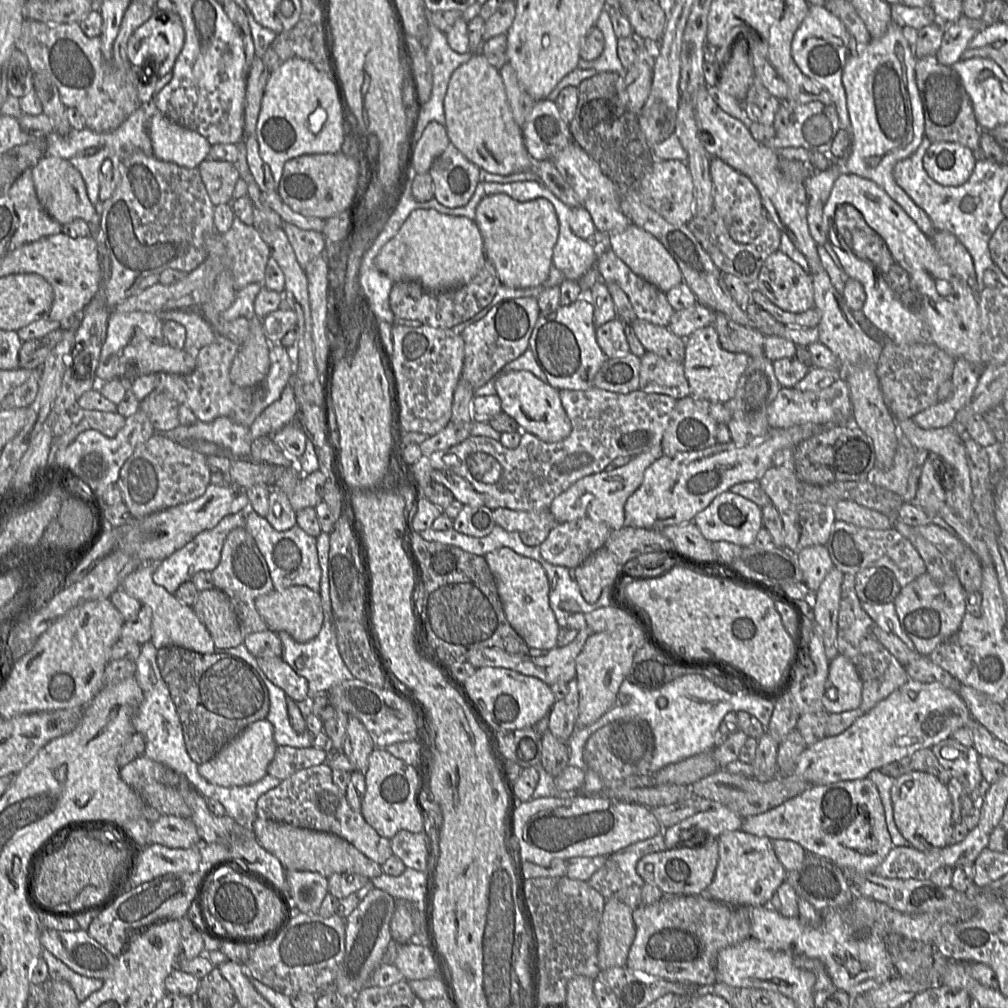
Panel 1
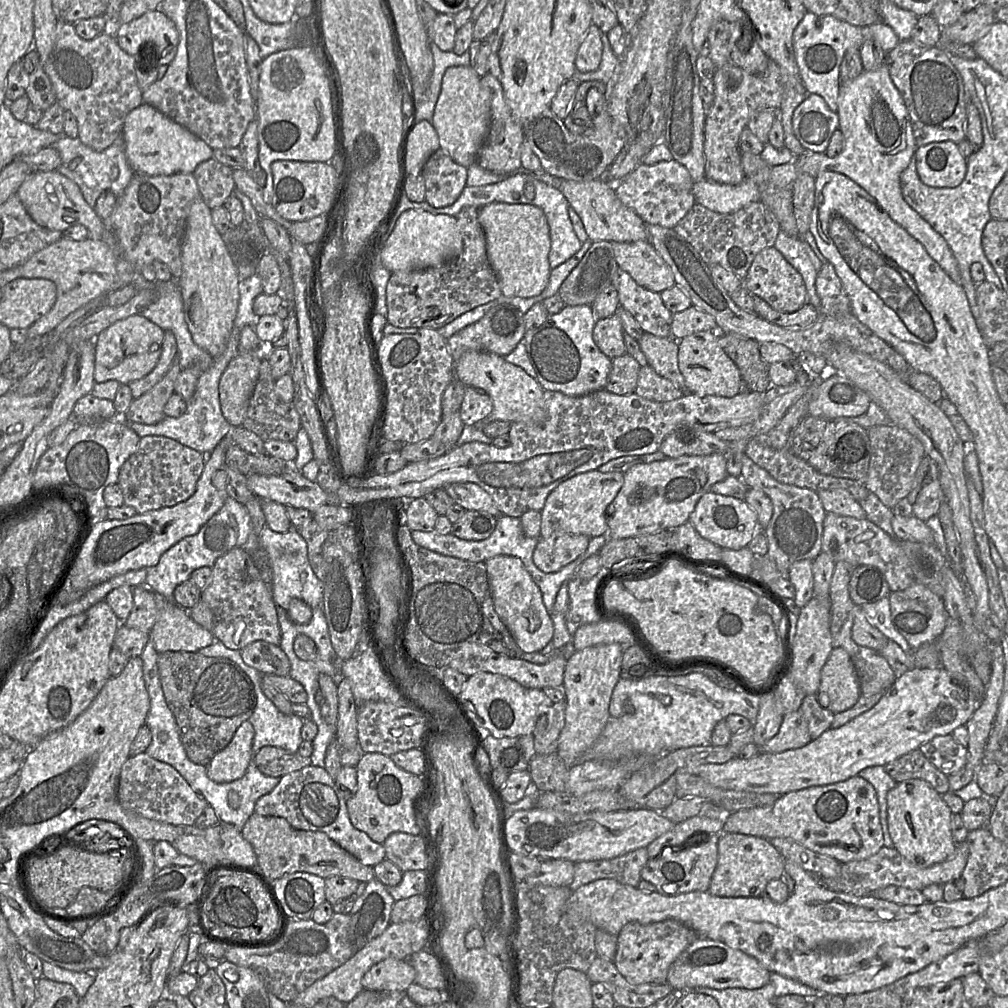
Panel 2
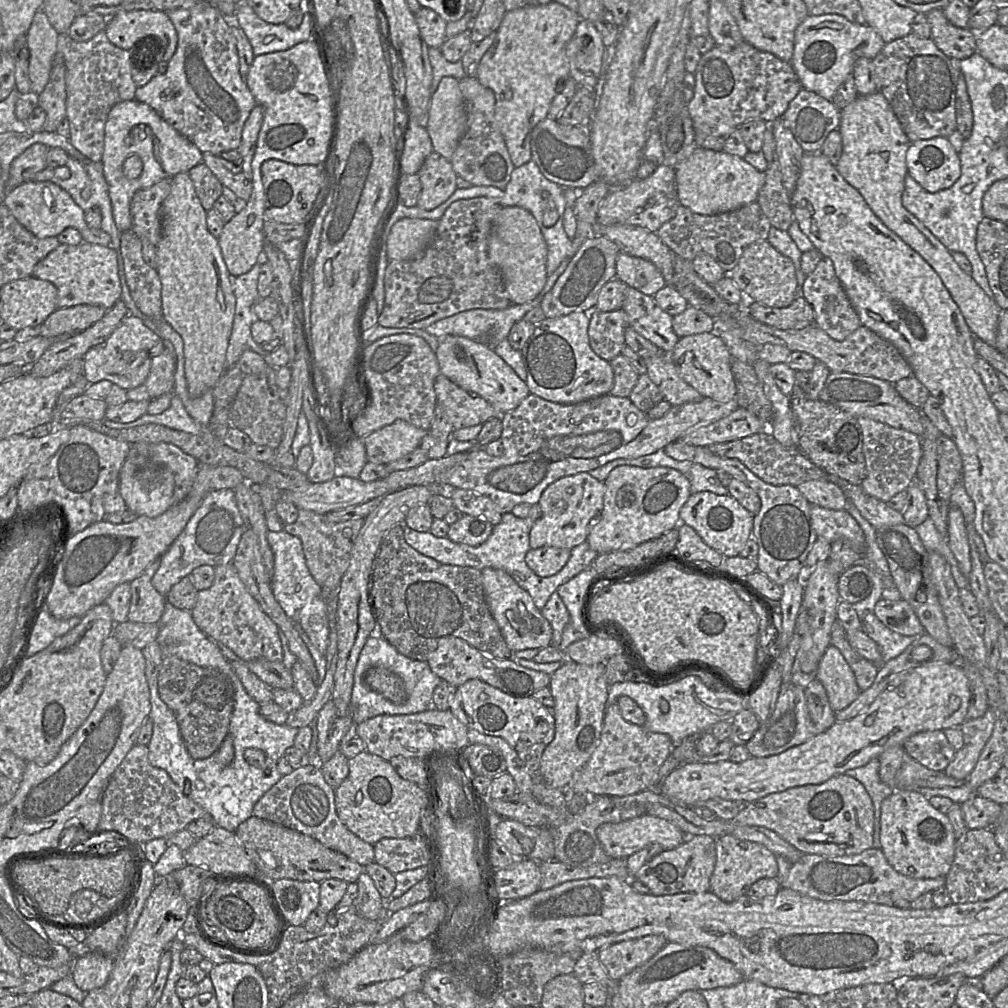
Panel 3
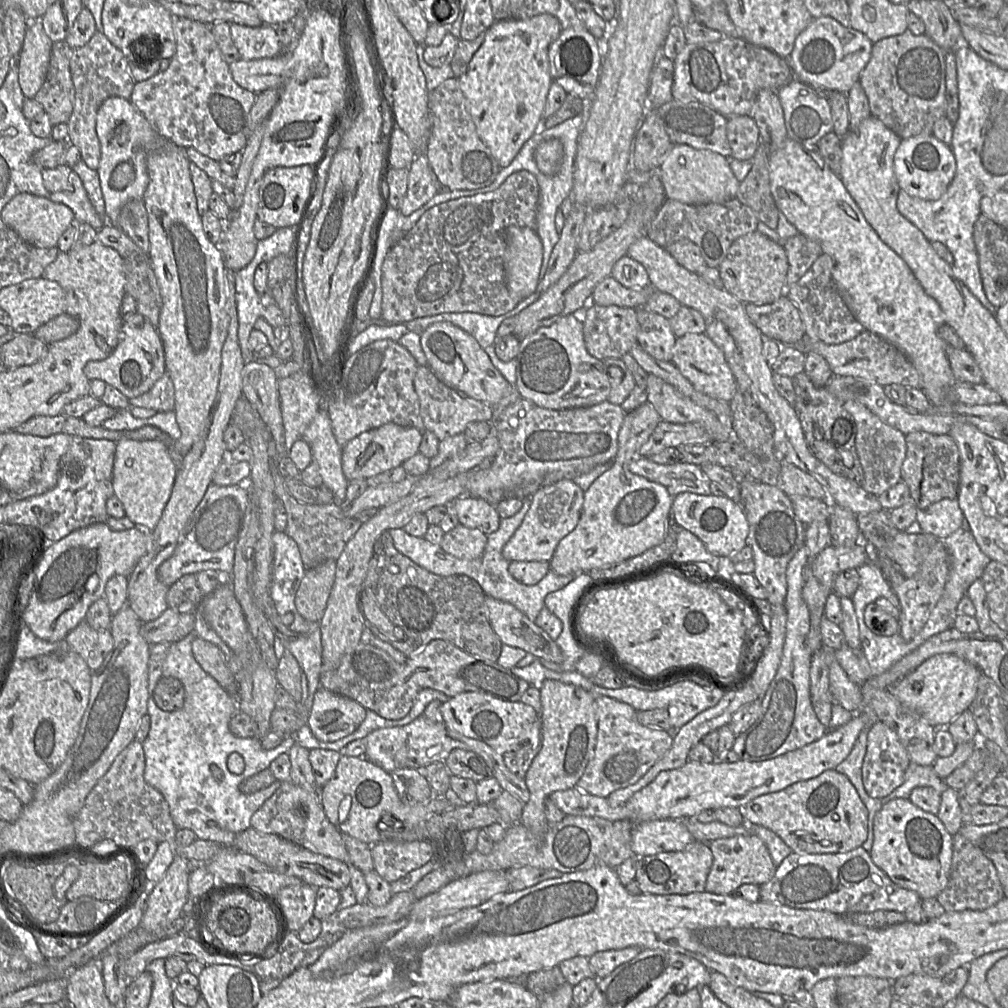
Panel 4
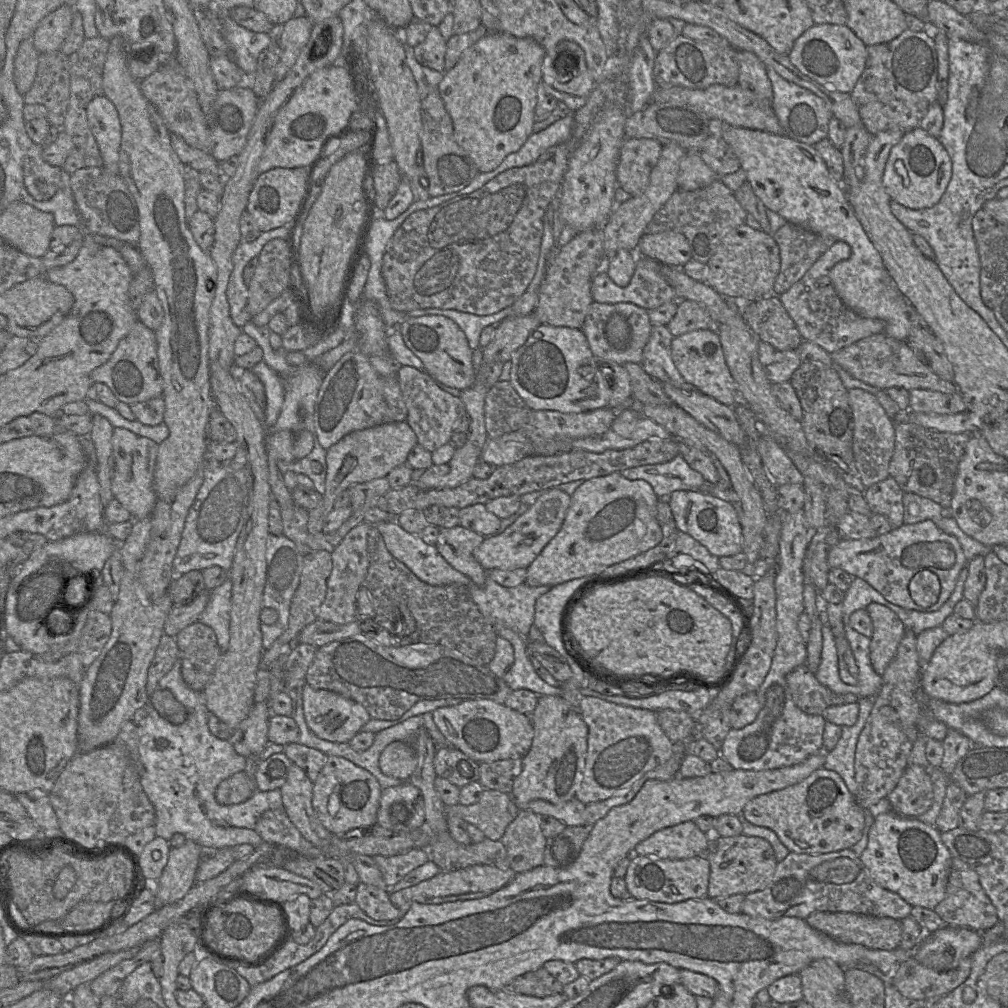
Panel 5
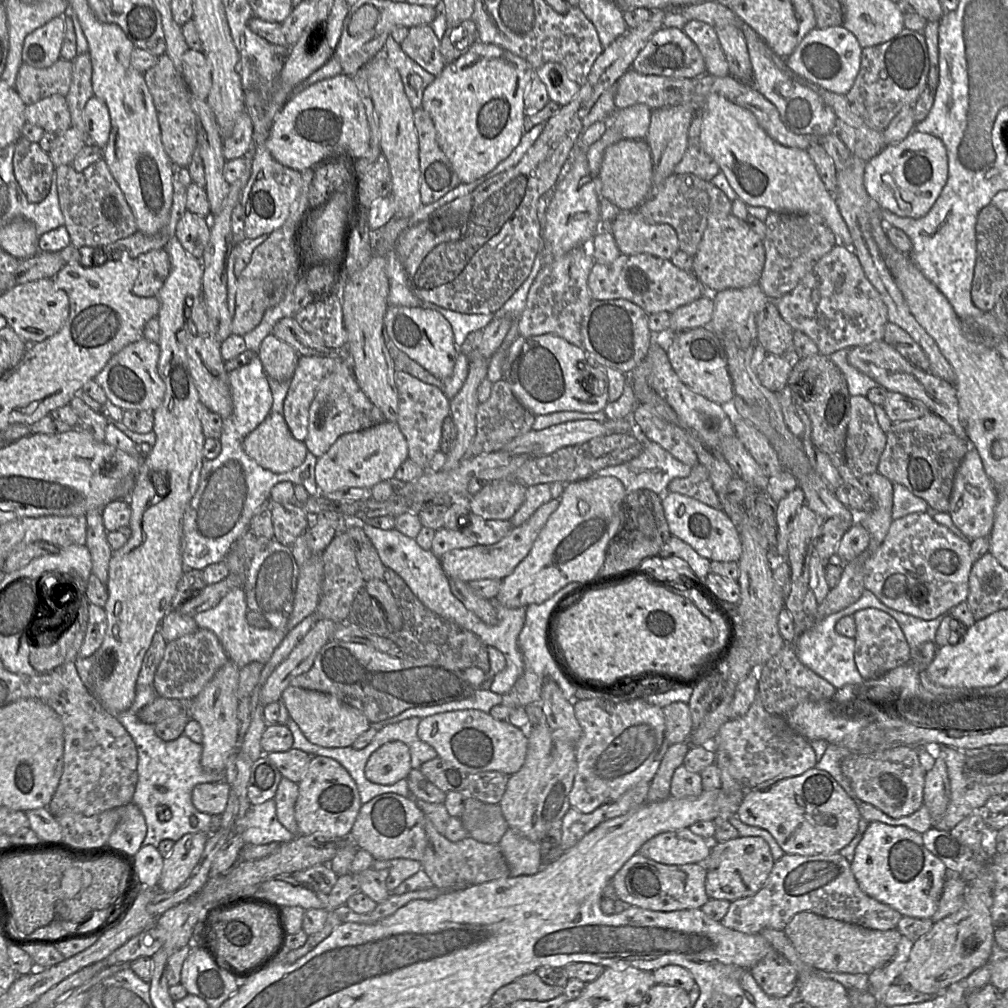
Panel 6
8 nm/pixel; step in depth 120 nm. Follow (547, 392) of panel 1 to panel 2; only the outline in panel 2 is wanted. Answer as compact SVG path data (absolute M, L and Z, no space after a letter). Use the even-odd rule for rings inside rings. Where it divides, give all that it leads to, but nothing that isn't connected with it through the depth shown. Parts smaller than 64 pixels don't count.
M465 351L454 361L454 377L467 387L482 389L492 399L492 413L472 425L475 428L483 430L493 421L542 424L547 417L543 396L545 390L523 369L505 361L504 357L488 352Z

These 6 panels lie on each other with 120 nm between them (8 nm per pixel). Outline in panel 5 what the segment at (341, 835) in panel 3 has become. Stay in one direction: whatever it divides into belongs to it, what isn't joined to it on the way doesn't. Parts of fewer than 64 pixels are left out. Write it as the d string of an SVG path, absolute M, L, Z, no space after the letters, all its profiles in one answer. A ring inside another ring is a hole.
M283 808L265 811L257 820L254 831L264 842L285 846L299 855L323 856L320 848L301 835Z

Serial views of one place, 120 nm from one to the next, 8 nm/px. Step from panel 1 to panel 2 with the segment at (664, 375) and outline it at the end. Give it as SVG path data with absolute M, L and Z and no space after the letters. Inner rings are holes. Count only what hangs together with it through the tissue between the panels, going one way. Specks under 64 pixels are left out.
M646 365L639 370L634 393L647 400L667 402L682 397L685 391L678 389L671 381L661 377L651 366Z

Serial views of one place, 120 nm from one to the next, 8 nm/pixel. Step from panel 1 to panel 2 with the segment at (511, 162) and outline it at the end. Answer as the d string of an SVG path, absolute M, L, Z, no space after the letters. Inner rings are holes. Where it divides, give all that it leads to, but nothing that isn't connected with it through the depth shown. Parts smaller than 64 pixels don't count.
M471 66L449 67L431 120L439 136L440 149L458 164L469 167L476 163L491 124L491 92Z

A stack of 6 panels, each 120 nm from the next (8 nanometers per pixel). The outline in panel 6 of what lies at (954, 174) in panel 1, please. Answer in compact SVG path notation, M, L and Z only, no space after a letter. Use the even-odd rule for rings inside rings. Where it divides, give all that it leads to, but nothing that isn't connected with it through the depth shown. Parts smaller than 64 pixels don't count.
M913 129L901 142L885 146L866 162L864 185L880 208L901 217L918 219L930 211L947 178L948 158L943 142L931 134Z

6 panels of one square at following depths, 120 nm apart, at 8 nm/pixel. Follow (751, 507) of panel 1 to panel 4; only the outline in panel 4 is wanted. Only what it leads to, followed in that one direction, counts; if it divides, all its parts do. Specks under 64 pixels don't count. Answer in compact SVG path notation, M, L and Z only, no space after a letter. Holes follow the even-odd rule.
M680 493L673 497L671 515L680 527L694 534L710 553L718 557L730 557L747 544L749 524L745 510L741 503L727 496Z

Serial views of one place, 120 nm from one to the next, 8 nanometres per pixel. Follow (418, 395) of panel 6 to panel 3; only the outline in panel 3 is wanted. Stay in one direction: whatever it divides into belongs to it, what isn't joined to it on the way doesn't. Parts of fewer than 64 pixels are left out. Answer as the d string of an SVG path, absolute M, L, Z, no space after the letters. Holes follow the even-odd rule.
M443 374L436 377L434 389L437 404L444 408L453 431L484 424L498 416L487 400L467 392Z

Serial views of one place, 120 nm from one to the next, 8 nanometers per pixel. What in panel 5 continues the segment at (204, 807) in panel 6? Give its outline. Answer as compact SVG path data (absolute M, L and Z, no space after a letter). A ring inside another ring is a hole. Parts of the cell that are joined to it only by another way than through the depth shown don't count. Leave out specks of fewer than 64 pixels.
M243 770L222 781L216 791L215 798L221 805L238 804L247 800L256 791L252 771Z

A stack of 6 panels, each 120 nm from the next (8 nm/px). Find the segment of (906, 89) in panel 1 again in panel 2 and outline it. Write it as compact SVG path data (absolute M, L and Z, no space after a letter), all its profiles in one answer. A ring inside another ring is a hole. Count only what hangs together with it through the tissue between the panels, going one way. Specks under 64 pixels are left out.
M886 63L872 71L863 70L856 78L840 84L838 96L839 130L844 137L844 148L838 157L830 158L825 154L806 153L796 157L791 163L771 167L768 185L772 189L791 188L792 182L801 174L815 178L823 172L836 172L853 180L890 216L890 218L905 229L913 238L920 242L930 257L936 261L946 274L957 284L961 285L961 274L958 262L945 239L936 232L916 211L904 200L901 192L900 175L910 164L917 148L908 113L901 94L895 87Z

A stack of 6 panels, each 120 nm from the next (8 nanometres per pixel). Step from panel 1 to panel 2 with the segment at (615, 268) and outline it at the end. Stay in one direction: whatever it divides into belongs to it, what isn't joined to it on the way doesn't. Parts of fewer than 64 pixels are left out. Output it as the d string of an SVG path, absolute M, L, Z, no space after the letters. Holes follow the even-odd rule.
M619 267L611 284L617 290L620 306L634 317L644 332L661 338L671 337L673 314L663 304L660 293L638 285Z

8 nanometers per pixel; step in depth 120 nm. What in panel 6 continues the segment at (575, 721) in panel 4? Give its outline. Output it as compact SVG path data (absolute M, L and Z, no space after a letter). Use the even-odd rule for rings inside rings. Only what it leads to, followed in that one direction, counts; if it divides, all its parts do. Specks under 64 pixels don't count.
M546 722L529 726L526 731L528 748L524 764L510 776L499 805L509 828L518 830L531 841L539 842L551 828L560 827L562 818L571 807L569 793L577 770L576 747L556 738Z

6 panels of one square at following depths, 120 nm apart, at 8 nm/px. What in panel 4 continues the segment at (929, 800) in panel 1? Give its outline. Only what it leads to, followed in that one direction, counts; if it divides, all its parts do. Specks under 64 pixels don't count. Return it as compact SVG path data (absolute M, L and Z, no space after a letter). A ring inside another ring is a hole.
M897 798L884 804L874 818L873 846L869 854L873 863L896 885L916 892L921 900L936 898L948 883L953 836L946 830L937 815L915 806L909 799Z

